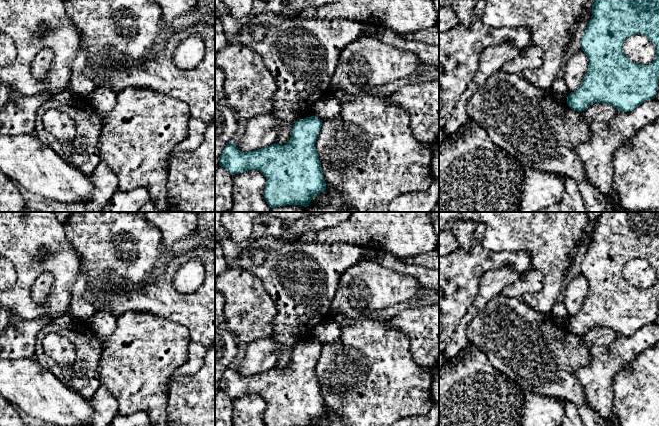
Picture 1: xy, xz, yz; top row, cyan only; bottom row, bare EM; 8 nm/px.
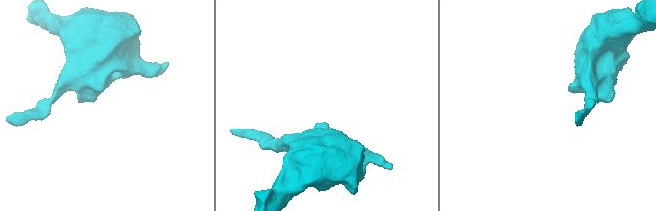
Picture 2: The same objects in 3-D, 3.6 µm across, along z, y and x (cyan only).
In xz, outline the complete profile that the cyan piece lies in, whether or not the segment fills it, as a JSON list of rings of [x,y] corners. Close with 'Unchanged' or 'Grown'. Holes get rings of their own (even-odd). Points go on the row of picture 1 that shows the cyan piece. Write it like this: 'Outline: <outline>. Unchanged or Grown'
Outline: [[[311,116],[301,119],[293,125],[291,138],[285,145],[270,146],[243,152],[234,142],[229,143],[220,156],[220,166],[235,175],[249,170],[259,170],[266,177],[264,199],[271,208],[286,205],[309,207],[312,198],[326,191],[321,162],[315,147],[322,126],[322,120]]]. Unchanged

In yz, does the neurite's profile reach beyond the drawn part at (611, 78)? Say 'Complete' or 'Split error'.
Complete

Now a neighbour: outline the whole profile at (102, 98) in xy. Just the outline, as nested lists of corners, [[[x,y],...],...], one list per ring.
[[[99,84],[88,98],[98,116],[103,119],[115,106],[117,93],[113,92],[109,87]]]

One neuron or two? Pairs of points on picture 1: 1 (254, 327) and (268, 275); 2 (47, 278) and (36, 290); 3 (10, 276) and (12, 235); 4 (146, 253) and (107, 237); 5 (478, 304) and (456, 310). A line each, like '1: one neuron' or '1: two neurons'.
1: two neurons
2: one neuron
3: two neurons
4: one neuron
5: two neurons

